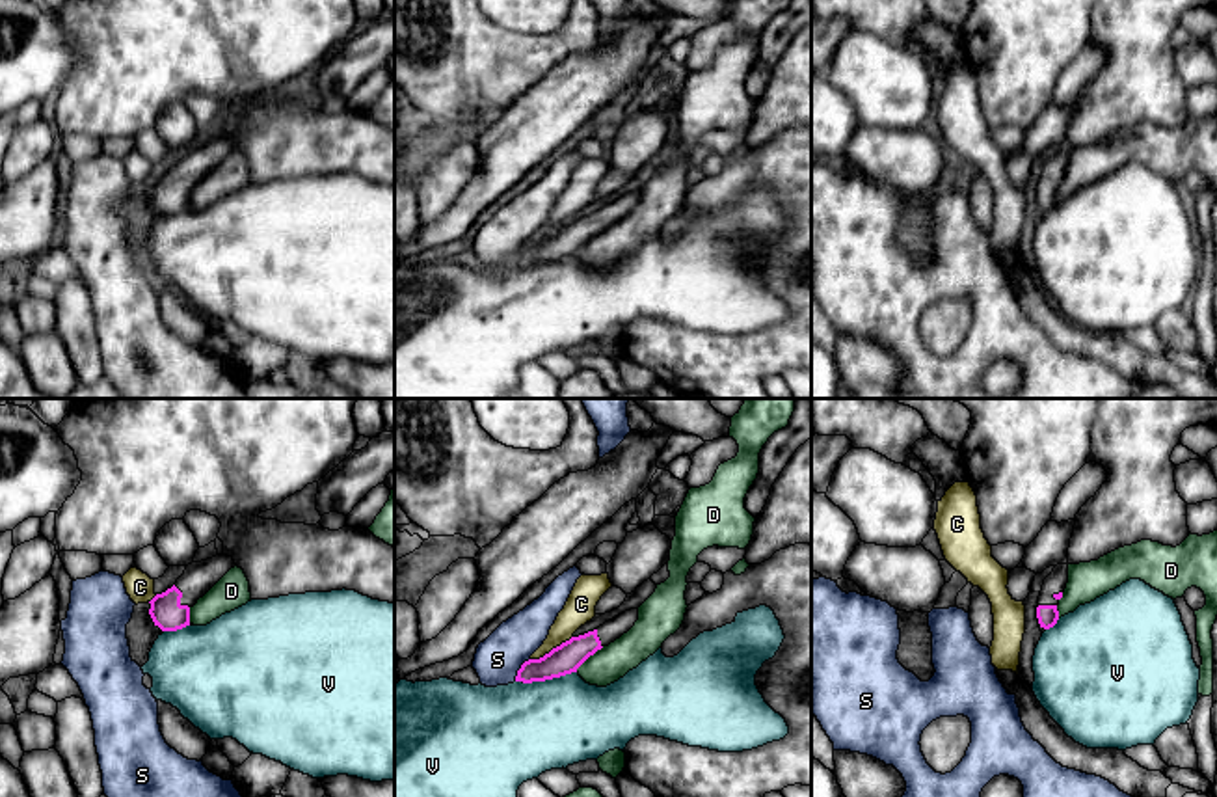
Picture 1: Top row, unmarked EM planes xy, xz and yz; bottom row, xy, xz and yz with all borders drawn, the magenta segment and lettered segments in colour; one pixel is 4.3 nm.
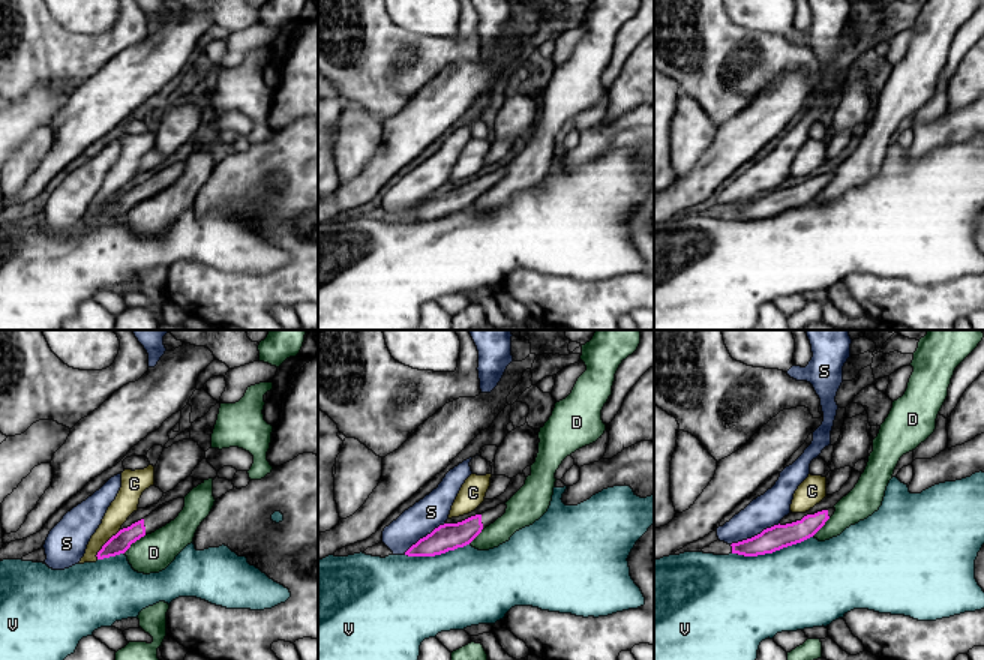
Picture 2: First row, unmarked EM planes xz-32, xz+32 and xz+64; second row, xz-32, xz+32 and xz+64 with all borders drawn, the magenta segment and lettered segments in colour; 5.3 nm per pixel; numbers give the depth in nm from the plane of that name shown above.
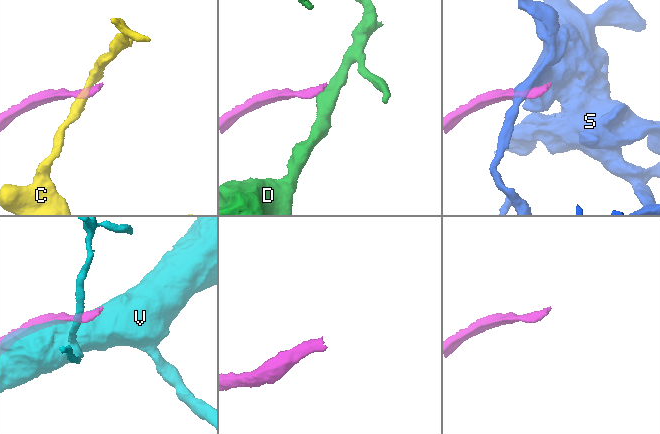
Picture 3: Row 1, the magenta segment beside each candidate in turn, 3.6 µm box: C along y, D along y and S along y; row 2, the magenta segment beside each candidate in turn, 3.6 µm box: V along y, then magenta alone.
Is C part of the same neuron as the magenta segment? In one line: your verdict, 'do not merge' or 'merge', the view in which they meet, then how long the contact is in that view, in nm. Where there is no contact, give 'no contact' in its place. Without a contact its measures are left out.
do not merge | xz | 220 nm

